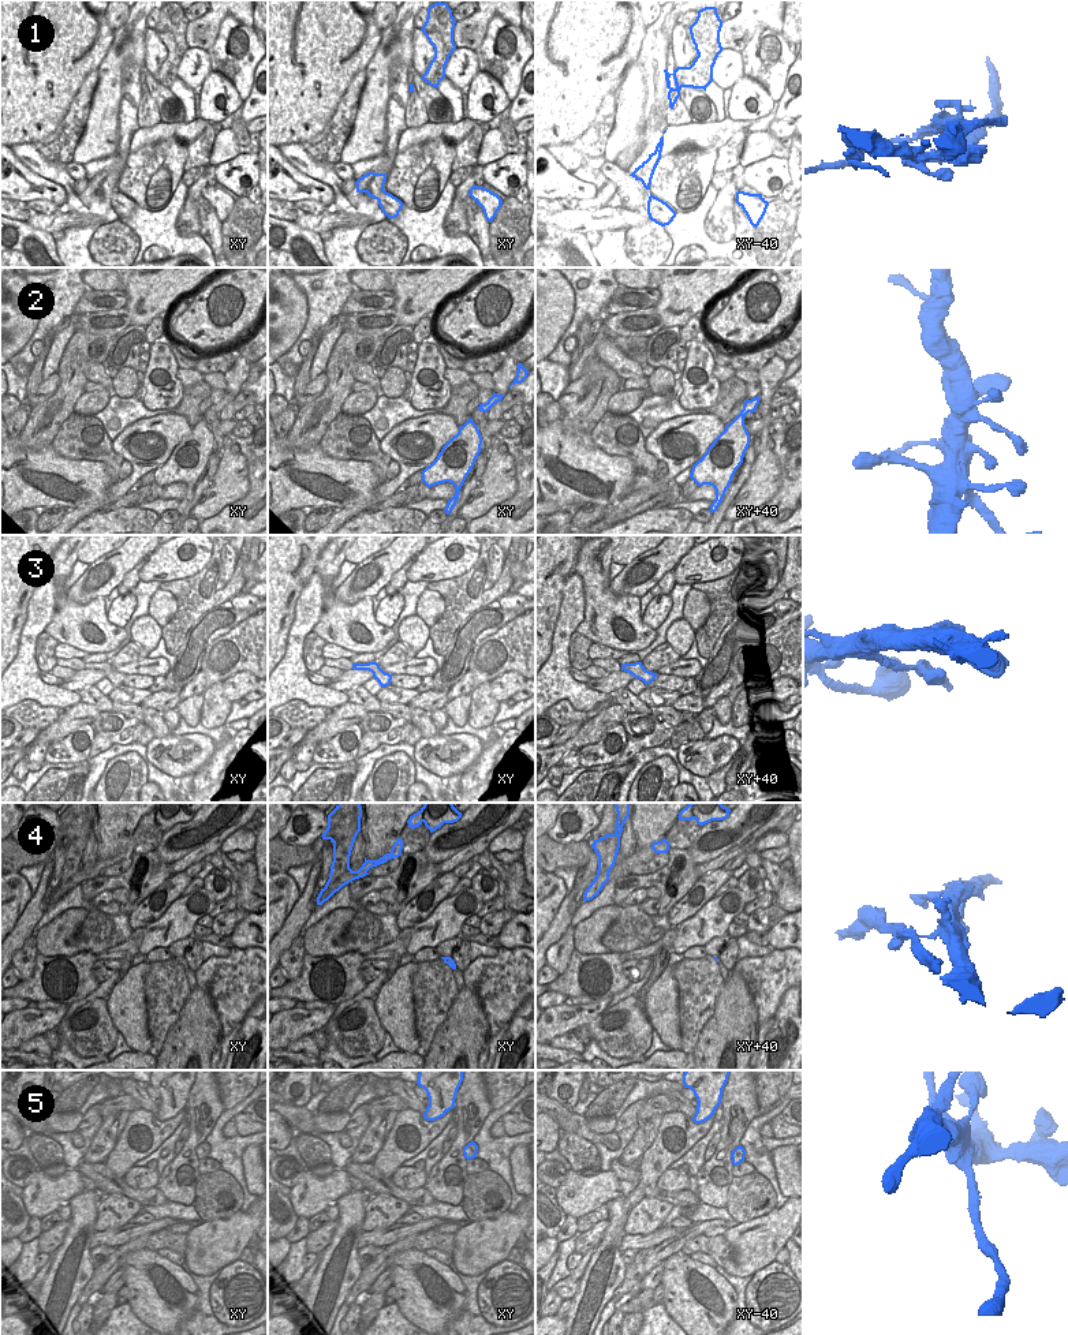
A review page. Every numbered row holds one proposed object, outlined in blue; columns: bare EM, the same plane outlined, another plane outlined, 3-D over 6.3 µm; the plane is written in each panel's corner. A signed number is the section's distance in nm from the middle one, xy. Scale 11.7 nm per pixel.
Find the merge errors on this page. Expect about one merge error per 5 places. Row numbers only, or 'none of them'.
1, 4, 5

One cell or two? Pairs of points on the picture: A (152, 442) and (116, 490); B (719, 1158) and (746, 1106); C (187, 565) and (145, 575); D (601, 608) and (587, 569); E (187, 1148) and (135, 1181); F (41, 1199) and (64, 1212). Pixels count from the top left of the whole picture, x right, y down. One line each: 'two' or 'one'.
A: one
B: one
C: one
D: one
E: two
F: two

